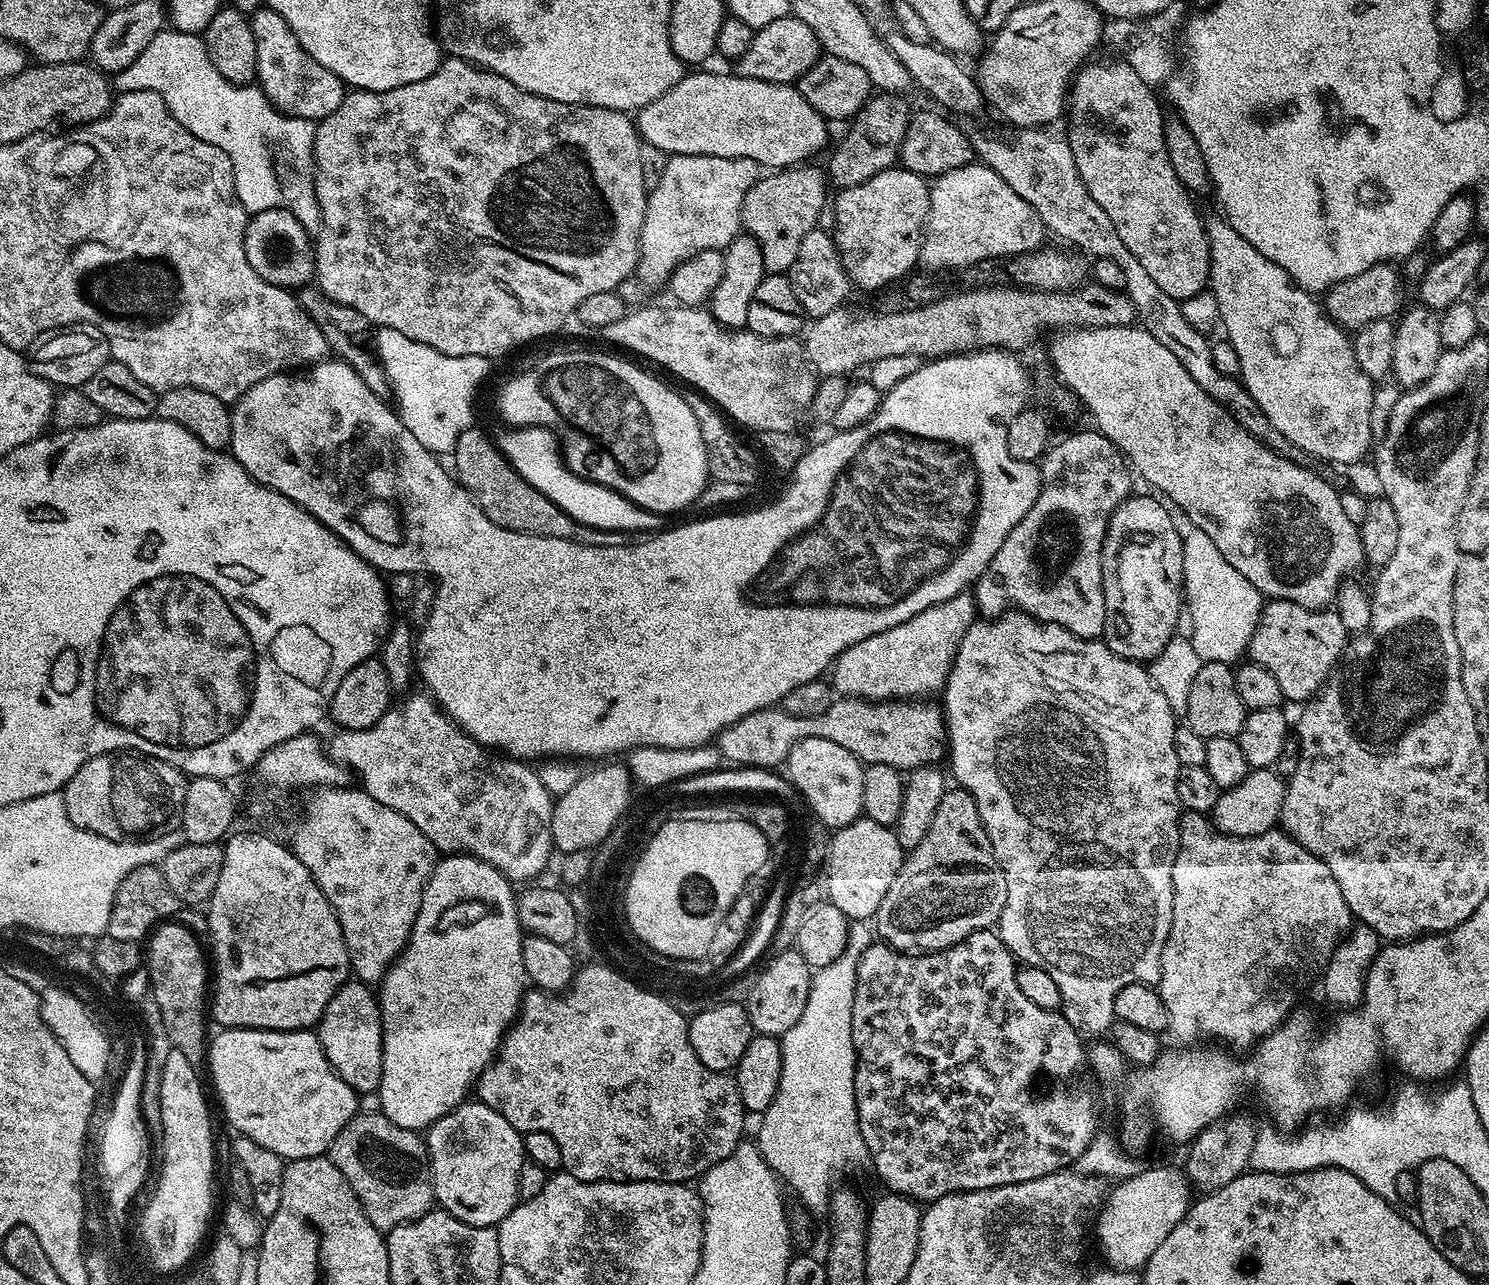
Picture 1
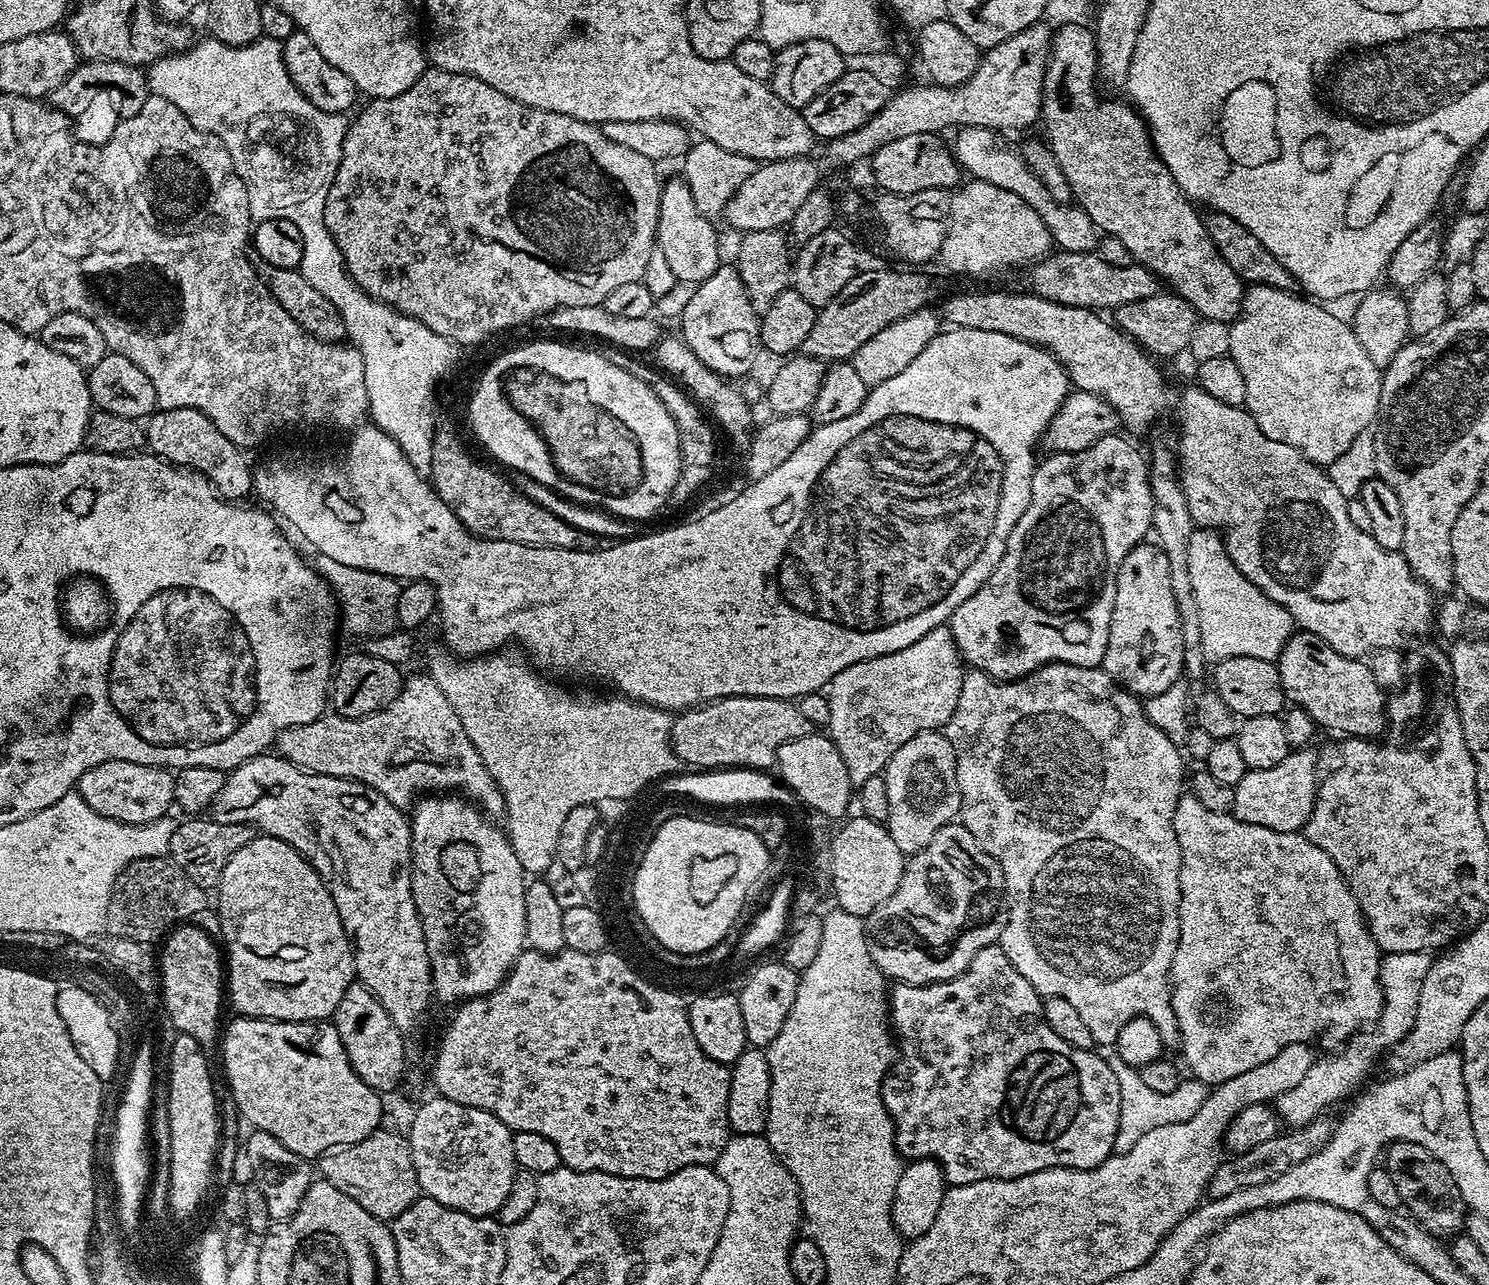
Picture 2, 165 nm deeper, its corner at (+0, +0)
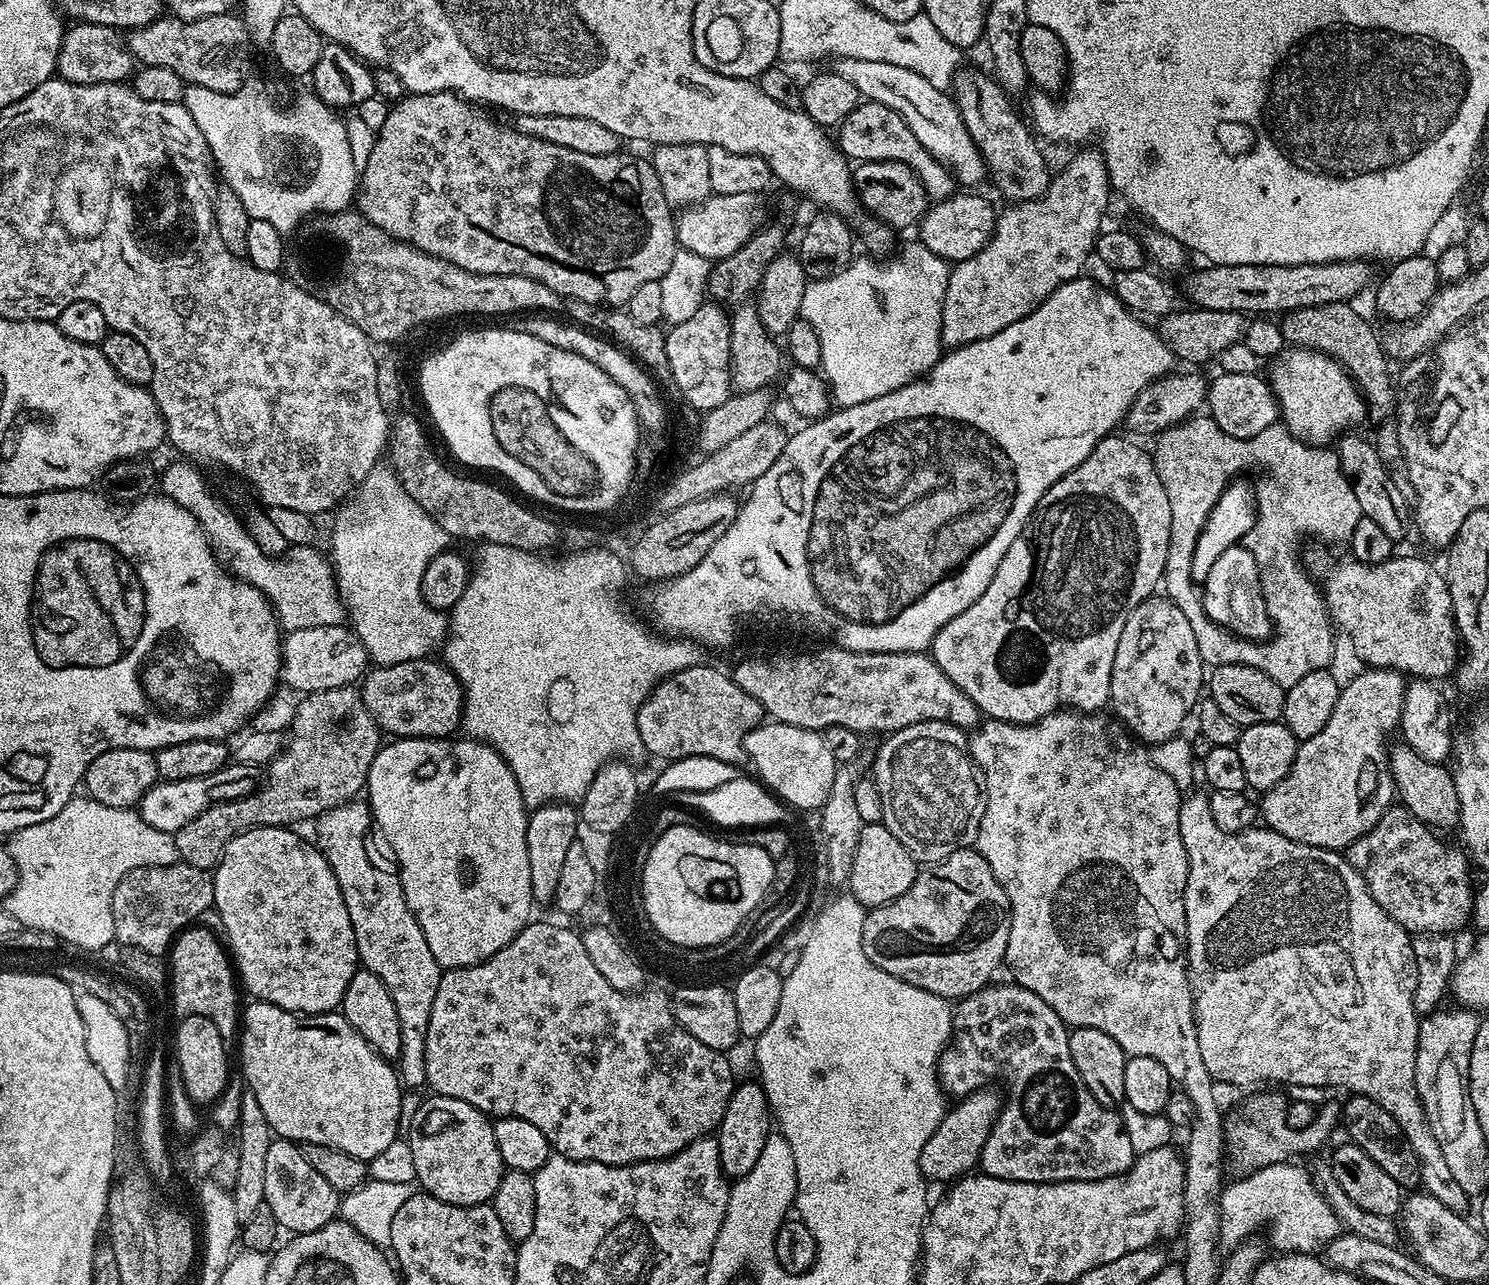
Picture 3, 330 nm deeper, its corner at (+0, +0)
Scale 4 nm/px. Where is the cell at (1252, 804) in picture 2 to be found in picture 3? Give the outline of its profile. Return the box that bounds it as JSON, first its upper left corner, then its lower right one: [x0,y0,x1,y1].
[1258,667,1406,850]

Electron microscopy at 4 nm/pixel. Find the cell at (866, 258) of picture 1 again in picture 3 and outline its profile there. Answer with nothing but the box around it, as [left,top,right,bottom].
[919,190,998,262]

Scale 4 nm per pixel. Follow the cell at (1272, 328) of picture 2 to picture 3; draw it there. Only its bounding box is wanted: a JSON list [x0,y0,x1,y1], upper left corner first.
[1270,346,1366,445]

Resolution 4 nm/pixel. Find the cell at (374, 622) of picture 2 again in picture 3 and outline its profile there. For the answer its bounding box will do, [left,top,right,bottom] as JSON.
[256,545,346,632]

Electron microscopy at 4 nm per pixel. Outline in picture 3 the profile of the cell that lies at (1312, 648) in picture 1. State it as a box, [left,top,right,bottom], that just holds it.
[1388,742,1459,830]

